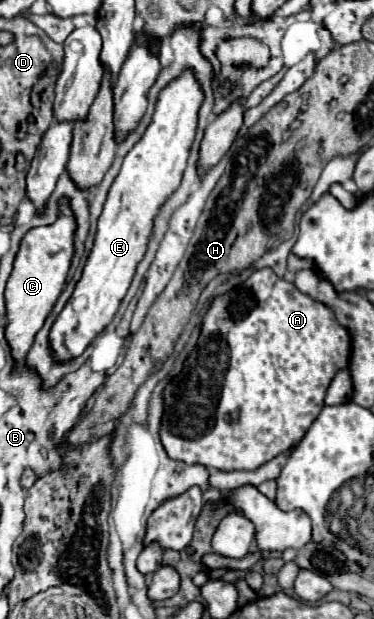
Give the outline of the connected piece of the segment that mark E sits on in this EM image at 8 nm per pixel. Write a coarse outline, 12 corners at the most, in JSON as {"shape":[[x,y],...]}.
{"shape":[[201,83],[159,91],[49,339],[81,355],[117,313],[181,183]]}

